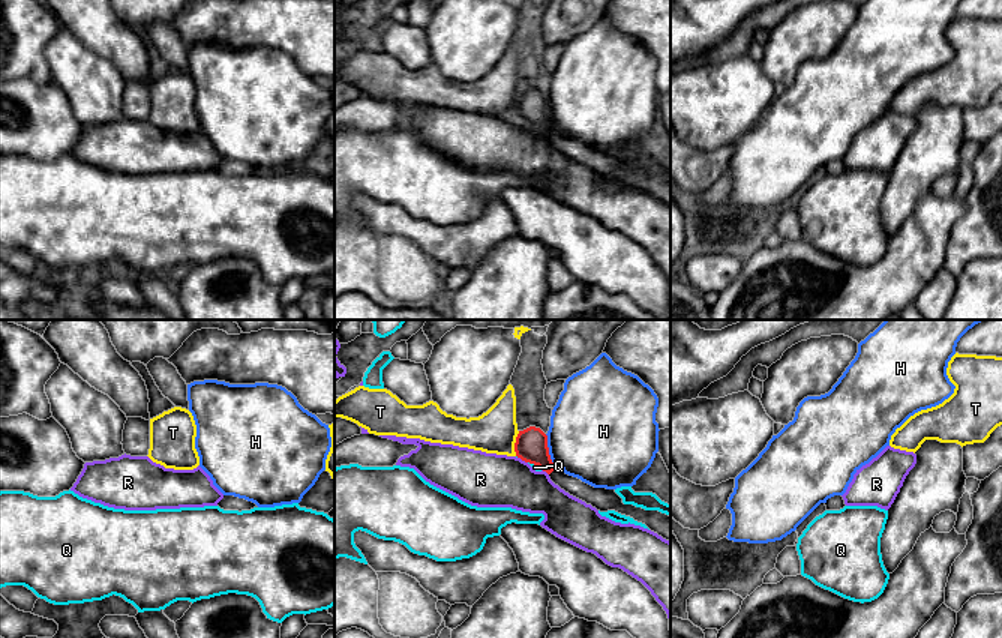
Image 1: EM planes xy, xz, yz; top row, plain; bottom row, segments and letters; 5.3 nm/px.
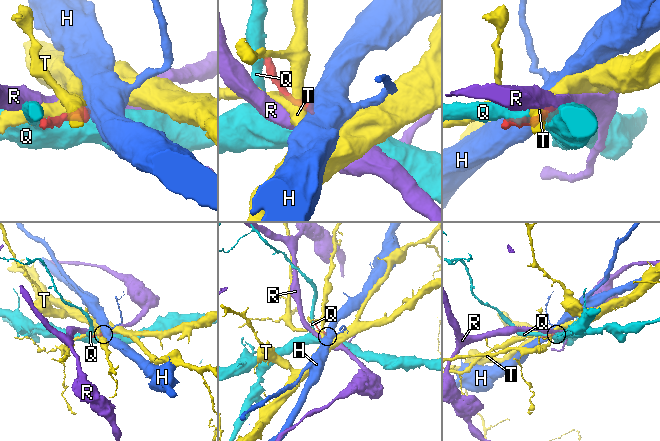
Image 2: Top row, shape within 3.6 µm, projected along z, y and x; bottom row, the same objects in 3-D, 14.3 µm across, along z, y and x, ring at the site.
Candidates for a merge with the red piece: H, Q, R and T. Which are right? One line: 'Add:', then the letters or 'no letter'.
Add: no letter

